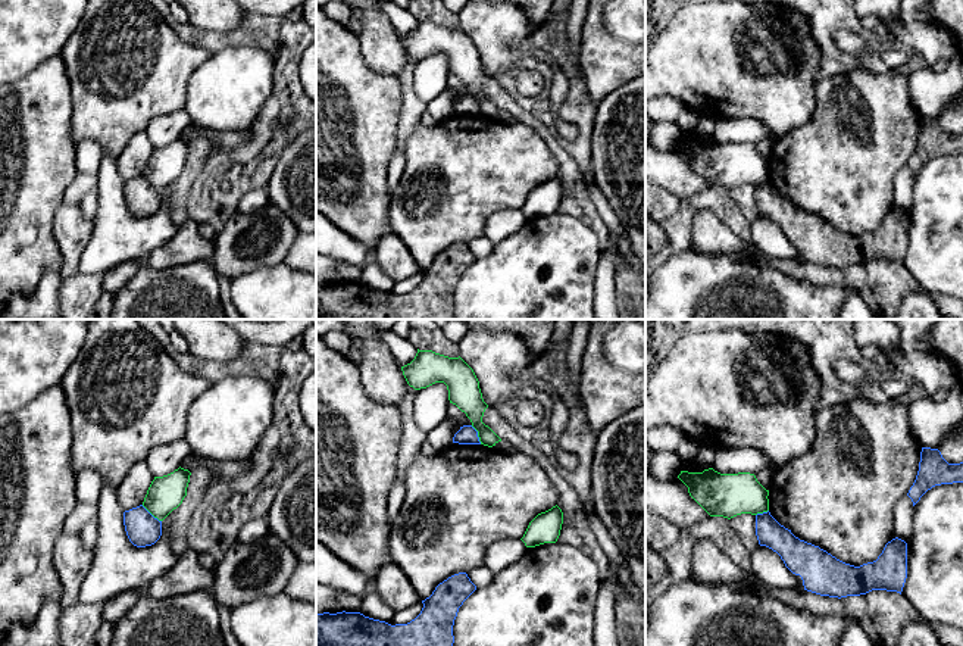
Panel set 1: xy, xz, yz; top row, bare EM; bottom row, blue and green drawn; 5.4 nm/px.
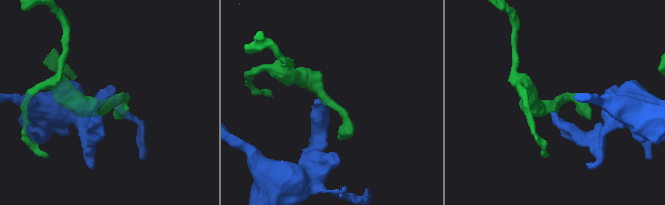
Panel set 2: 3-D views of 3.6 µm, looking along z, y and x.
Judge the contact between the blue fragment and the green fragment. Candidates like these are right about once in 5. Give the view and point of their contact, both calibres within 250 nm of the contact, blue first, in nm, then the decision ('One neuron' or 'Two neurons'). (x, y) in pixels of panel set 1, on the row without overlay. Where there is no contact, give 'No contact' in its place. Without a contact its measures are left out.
Touches blue at xy (150, 184). Thickness 180 nm (blue) against 190 nm. Two neurons

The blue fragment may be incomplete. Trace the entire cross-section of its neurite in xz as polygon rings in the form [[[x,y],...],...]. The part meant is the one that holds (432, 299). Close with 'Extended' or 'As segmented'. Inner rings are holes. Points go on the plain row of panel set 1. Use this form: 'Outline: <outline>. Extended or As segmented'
Outline: [[[466,243],[454,244],[422,271],[420,284],[407,294],[391,296],[360,283],[316,283],[316,319],[453,319],[453,296],[459,278],[475,260]]]. As segmented

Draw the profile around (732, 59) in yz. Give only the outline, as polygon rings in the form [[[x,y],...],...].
[[[741,0],[685,4],[650,41],[645,99],[672,96],[681,106],[716,118],[762,121],[781,138],[809,122],[820,49],[807,19],[781,4]]]

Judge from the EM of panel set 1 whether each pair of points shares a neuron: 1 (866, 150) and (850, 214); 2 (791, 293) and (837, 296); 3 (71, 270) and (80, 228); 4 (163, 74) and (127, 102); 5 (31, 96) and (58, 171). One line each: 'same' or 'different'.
1: same
2: same
3: same
4: same
5: same

